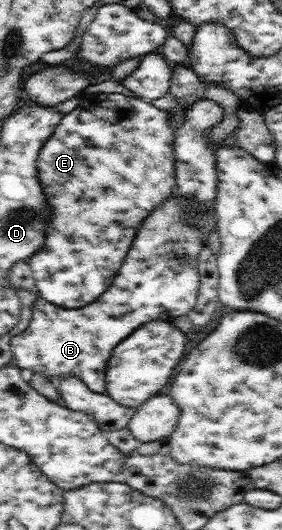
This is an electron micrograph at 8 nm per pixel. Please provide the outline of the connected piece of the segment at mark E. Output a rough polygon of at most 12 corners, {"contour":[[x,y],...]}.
{"contour":[[84,95],[37,159],[28,262],[62,308],[111,287],[176,190],[174,127]]}

